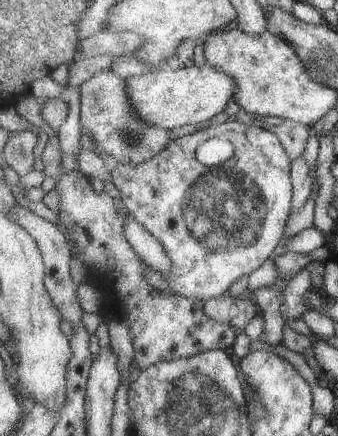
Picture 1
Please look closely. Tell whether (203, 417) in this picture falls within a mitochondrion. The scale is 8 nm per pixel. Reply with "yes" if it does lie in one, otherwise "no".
yes

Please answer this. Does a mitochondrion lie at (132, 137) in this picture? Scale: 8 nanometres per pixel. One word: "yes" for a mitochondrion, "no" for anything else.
yes

